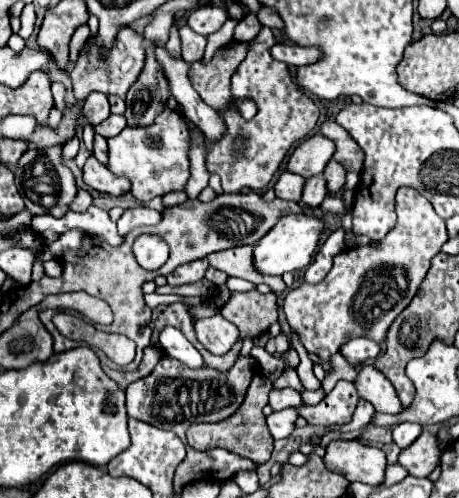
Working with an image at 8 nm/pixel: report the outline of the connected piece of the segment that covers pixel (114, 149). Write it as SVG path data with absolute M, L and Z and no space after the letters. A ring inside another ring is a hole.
M165 108L151 126L147 128L135 128L131 130L129 126L109 138L109 170L117 176L125 176L131 180L131 194L139 200L139 202L149 202L153 200L155 196L165 196L173 190L183 190L187 180L189 180L189 146L191 146L191 134L189 134L189 128L185 124L185 120L181 118L181 114L177 110L169 110Z

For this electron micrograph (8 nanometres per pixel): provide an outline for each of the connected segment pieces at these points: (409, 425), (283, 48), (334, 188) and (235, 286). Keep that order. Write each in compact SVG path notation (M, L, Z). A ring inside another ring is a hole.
M401 422L397 426L393 426L393 442L399 446L399 448L407 448L409 444L413 444L419 434L421 434L421 426L419 424L413 424L413 422Z
M277 44L271 50L271 54L273 54L273 58L277 58L281 62L287 62L287 64L291 64L295 68L315 64L323 56L323 52L319 48L315 48L315 46L303 48L303 46L287 46L287 44Z
M331 160L331 162L327 164L323 176L325 176L325 180L327 180L327 188L329 188L331 194L339 194L339 192L343 190L345 174L347 174L347 172L345 172L345 168L343 168L339 162Z
M227 278L227 288L231 292L247 292L247 290L253 290L255 286L249 284L247 280L241 280L241 278Z

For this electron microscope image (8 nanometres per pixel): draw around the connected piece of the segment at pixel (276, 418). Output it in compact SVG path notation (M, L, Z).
M281 410L281 412L273 412L271 416L267 416L267 426L269 432L275 440L289 436L295 430L295 420L297 420L297 412L289 410Z

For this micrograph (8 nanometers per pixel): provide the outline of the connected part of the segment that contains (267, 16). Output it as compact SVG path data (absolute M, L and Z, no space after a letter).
M261 6L261 8L259 8L259 14L257 14L257 18L259 18L259 22L261 22L263 26L277 28L277 30L283 30L283 20L281 20L281 16L279 16L275 10L271 10L271 8L265 8L265 6Z

